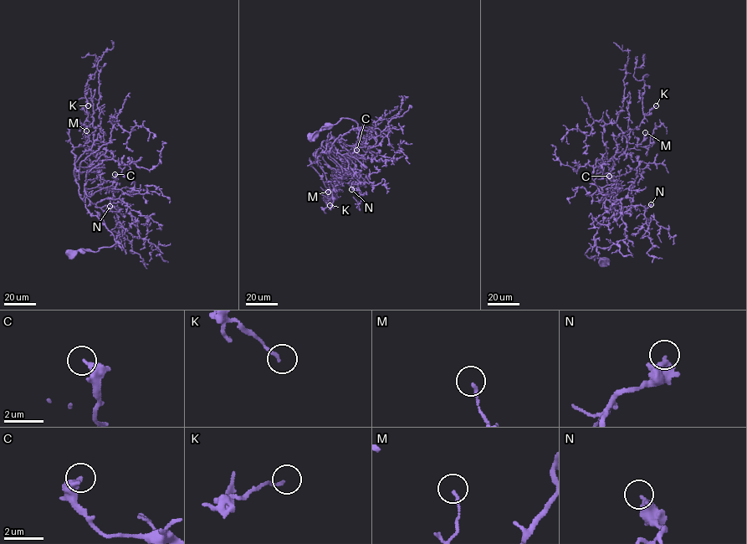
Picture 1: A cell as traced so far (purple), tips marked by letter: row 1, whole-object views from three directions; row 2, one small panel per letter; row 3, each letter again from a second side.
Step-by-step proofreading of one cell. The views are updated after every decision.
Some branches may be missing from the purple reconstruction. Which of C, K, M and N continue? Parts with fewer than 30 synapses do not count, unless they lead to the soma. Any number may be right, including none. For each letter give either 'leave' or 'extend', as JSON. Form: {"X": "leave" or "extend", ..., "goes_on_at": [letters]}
{"C": "leave", "K": "leave", "M": "leave", "N": "leave", "goes_on_at": []}

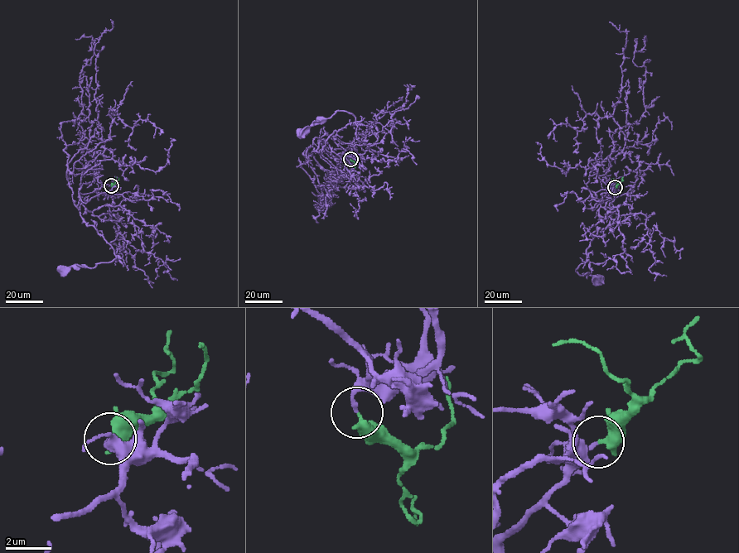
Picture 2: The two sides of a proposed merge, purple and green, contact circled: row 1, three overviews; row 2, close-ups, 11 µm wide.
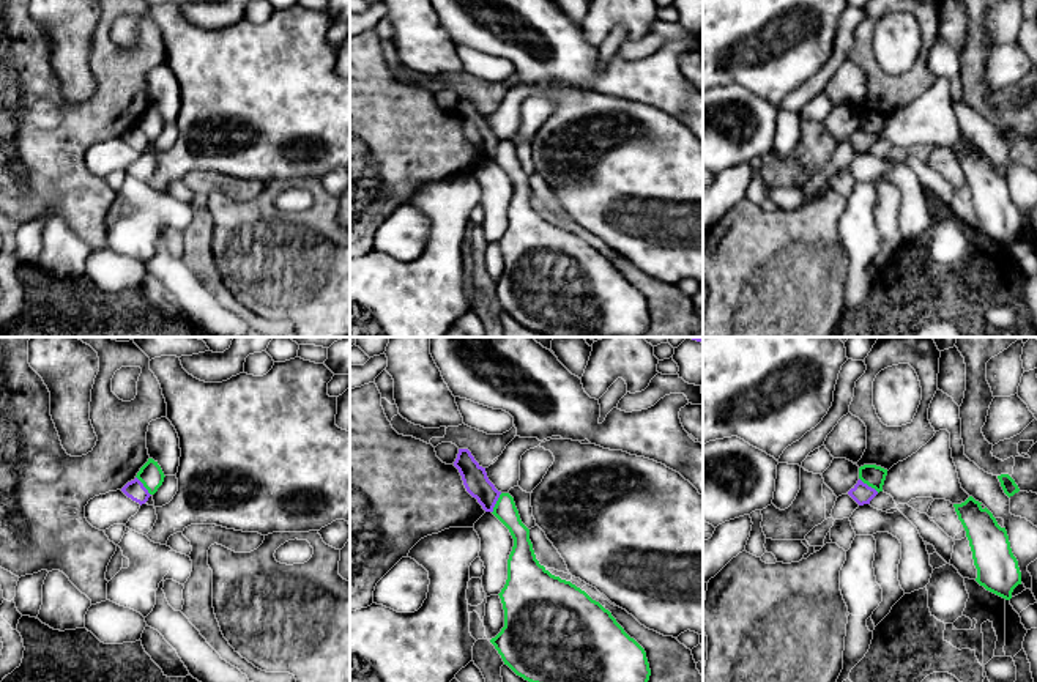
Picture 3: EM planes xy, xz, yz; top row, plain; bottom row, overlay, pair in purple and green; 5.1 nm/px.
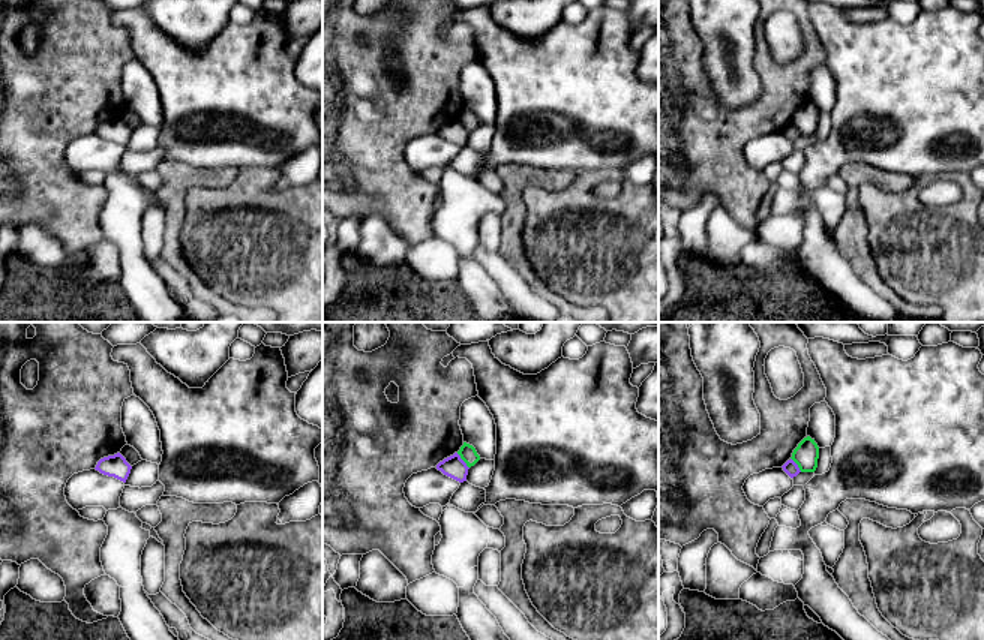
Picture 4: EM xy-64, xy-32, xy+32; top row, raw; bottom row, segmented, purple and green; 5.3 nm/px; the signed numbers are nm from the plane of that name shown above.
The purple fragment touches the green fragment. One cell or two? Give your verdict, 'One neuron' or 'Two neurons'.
Two neurons

